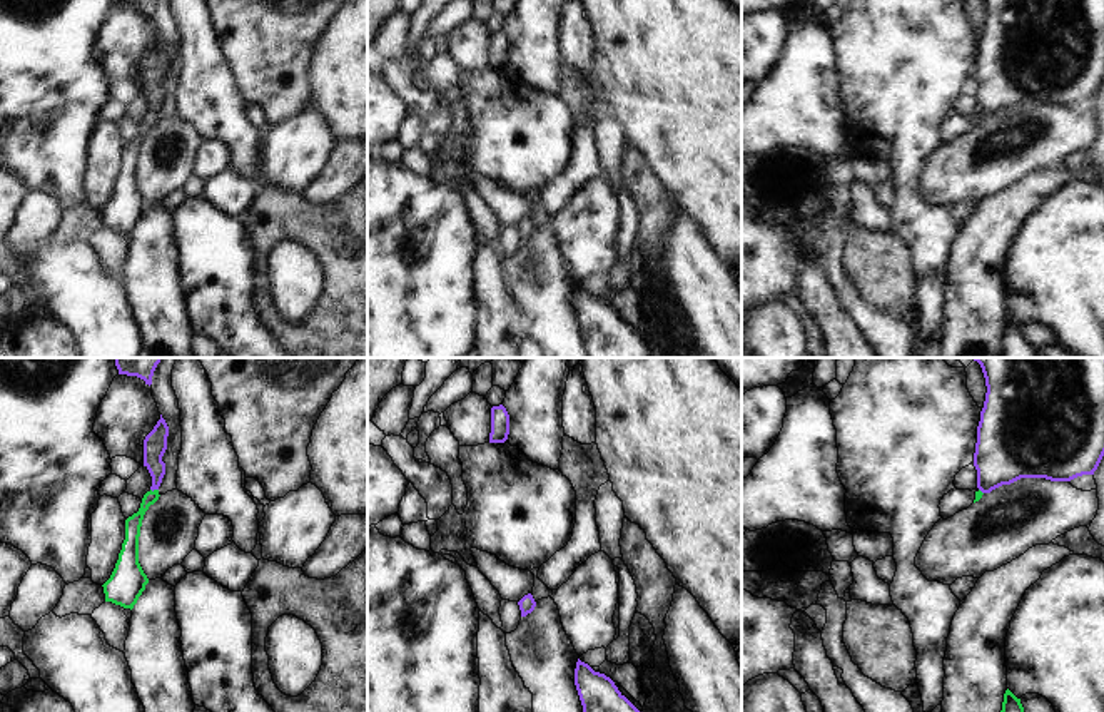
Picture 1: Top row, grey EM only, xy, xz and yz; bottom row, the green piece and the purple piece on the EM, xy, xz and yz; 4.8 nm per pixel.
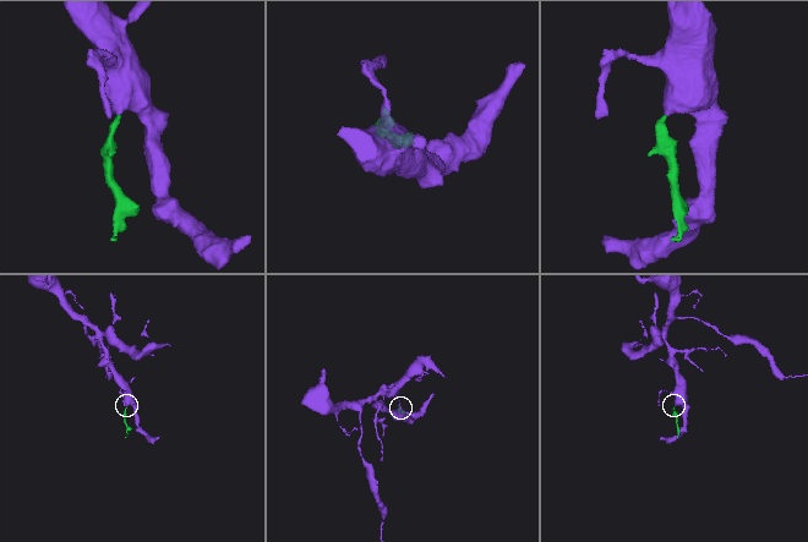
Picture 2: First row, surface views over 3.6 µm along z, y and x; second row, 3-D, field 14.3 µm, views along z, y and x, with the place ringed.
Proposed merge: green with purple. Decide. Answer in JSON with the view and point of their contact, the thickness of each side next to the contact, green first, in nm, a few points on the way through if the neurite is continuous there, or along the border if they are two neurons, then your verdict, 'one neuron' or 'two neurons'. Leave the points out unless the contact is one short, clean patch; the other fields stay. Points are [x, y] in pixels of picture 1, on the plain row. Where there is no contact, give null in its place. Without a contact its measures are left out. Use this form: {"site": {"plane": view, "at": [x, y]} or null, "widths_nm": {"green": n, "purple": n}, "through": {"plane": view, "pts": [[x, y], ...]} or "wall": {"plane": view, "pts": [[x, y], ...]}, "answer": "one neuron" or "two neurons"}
{"site": {"plane": "xy", "at": [154, 116]}, "widths_nm": {"green": 80, "purple": 110}, "through": {"plane": "xy", "pts": [[132, 149], [154, 116], [156, 67]]}, "answer": "one neuron"}

